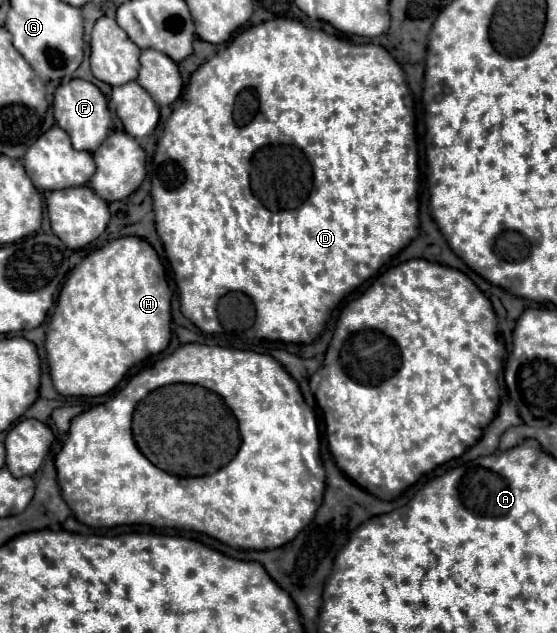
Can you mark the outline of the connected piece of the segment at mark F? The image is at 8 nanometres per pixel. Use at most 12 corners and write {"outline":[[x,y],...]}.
{"outline":[[72,78],[54,92],[56,124],[94,152],[112,126],[106,96]]}

